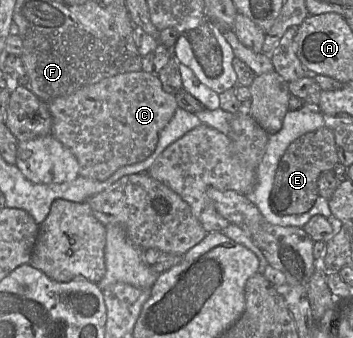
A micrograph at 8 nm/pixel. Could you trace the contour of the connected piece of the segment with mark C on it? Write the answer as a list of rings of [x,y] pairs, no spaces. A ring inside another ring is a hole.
[[[128,72],[105,78],[93,85],[57,97],[48,104],[52,116],[51,136],[69,148],[79,164],[79,175],[98,181],[108,179],[119,168],[146,160],[156,149],[160,132],[178,109],[175,95],[165,92],[158,75]]]

